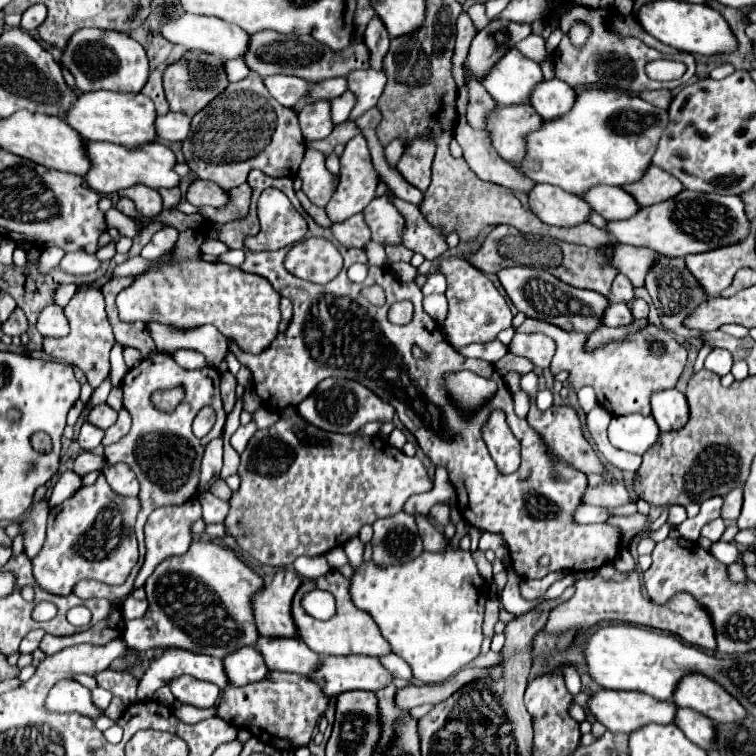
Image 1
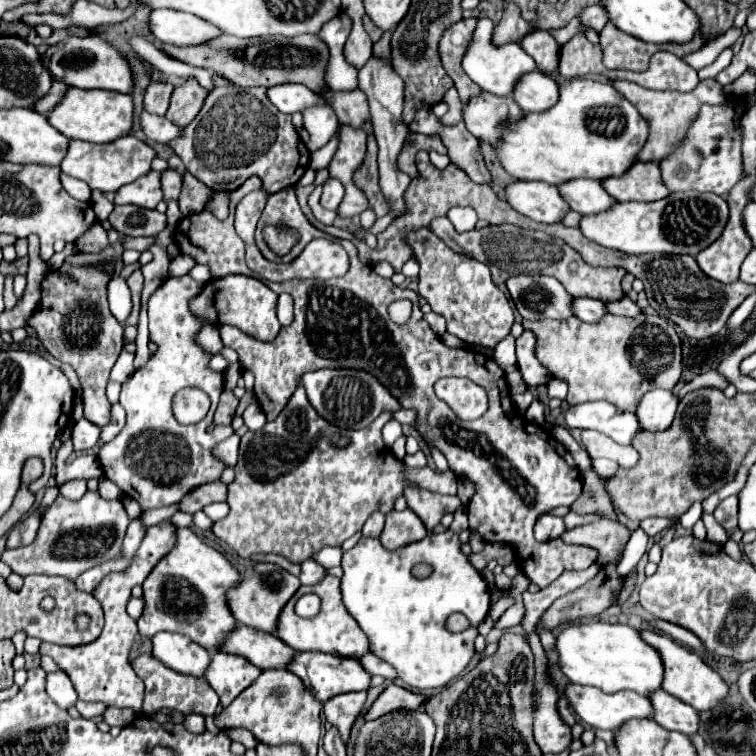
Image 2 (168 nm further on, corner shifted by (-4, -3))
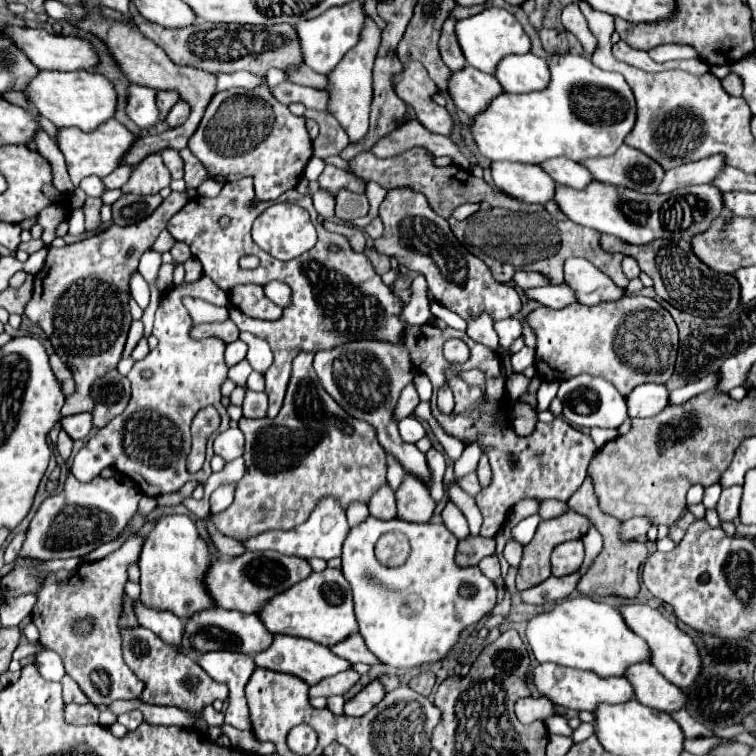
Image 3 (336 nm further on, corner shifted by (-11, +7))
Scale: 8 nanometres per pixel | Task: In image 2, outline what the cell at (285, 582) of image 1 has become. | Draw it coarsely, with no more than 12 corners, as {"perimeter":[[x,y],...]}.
{"perimeter":[[260,563],[228,591],[240,625],[274,635],[300,579]]}

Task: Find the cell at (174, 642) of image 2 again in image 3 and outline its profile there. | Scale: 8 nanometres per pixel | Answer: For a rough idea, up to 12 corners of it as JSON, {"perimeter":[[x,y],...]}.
{"perimeter":[[139,599],[135,617],[169,645],[181,647],[183,621]]}

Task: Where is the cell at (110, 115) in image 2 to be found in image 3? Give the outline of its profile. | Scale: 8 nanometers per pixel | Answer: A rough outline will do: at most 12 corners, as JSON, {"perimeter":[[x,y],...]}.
{"perimeter":[[39,71],[27,101],[55,127],[91,131],[115,115],[103,75]]}

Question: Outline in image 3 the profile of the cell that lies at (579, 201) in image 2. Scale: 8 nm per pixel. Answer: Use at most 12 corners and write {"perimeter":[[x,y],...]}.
{"perimeter":[[565,157],[539,167],[559,185],[583,189],[591,173]]}

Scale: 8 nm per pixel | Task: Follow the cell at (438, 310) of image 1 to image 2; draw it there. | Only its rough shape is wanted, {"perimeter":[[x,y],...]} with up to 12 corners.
{"perimeter":[[430,311],[424,317],[431,329],[441,336],[446,332],[446,320]]}

